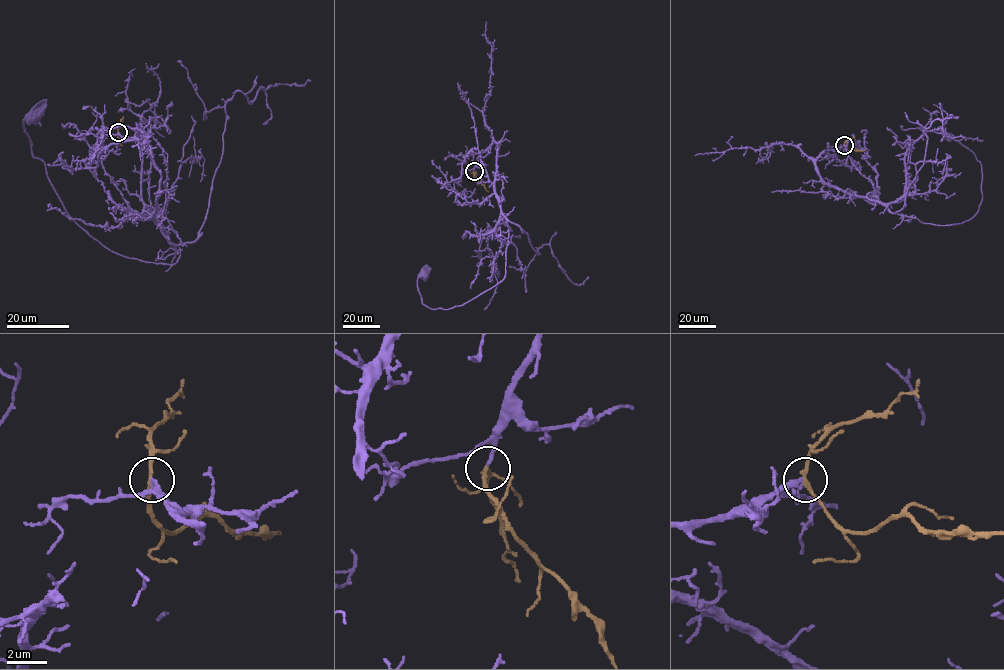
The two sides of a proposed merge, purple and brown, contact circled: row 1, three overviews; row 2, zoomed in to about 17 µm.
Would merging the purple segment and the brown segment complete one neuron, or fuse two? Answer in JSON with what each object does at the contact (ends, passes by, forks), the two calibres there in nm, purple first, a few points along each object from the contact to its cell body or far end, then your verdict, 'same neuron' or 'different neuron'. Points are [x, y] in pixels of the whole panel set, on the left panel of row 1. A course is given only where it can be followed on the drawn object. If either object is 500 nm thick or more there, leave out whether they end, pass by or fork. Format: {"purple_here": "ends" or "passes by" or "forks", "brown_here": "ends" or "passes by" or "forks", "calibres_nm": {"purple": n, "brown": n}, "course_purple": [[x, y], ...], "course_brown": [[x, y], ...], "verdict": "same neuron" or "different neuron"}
{"purple_here": "ends", "brown_here": "passes by", "calibres_nm": {"purple": 220, "brown": 200}, "course_purple": [[118, 132], [160, 173], [171, 265], [117, 254], [70, 216], [33, 156], [34, 116]], "course_brown": [[118, 132], [121, 140], [142, 139]], "verdict": "same neuron"}

